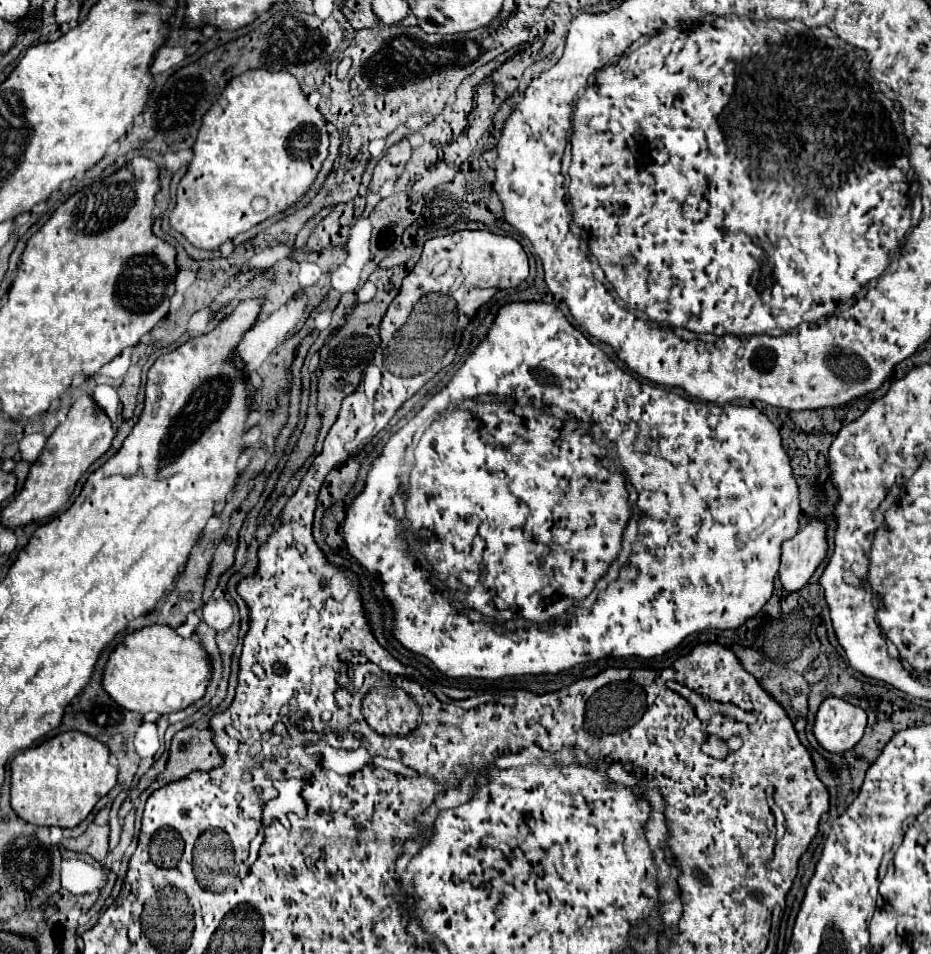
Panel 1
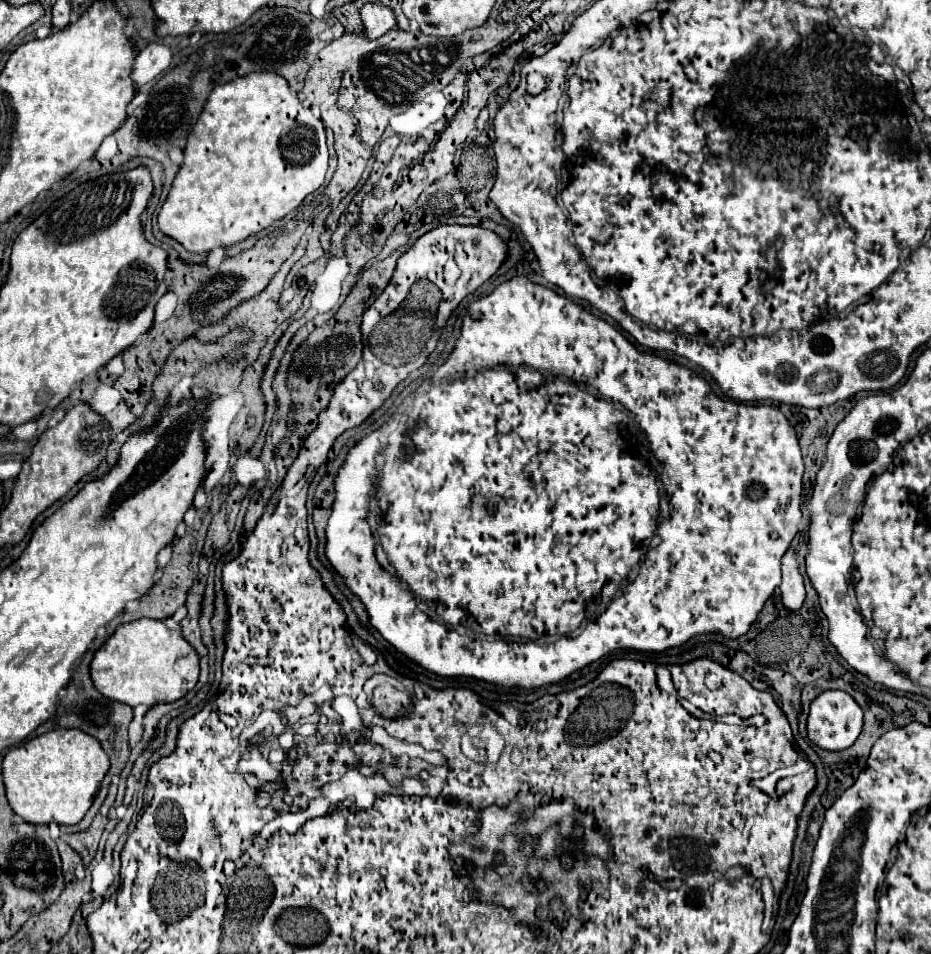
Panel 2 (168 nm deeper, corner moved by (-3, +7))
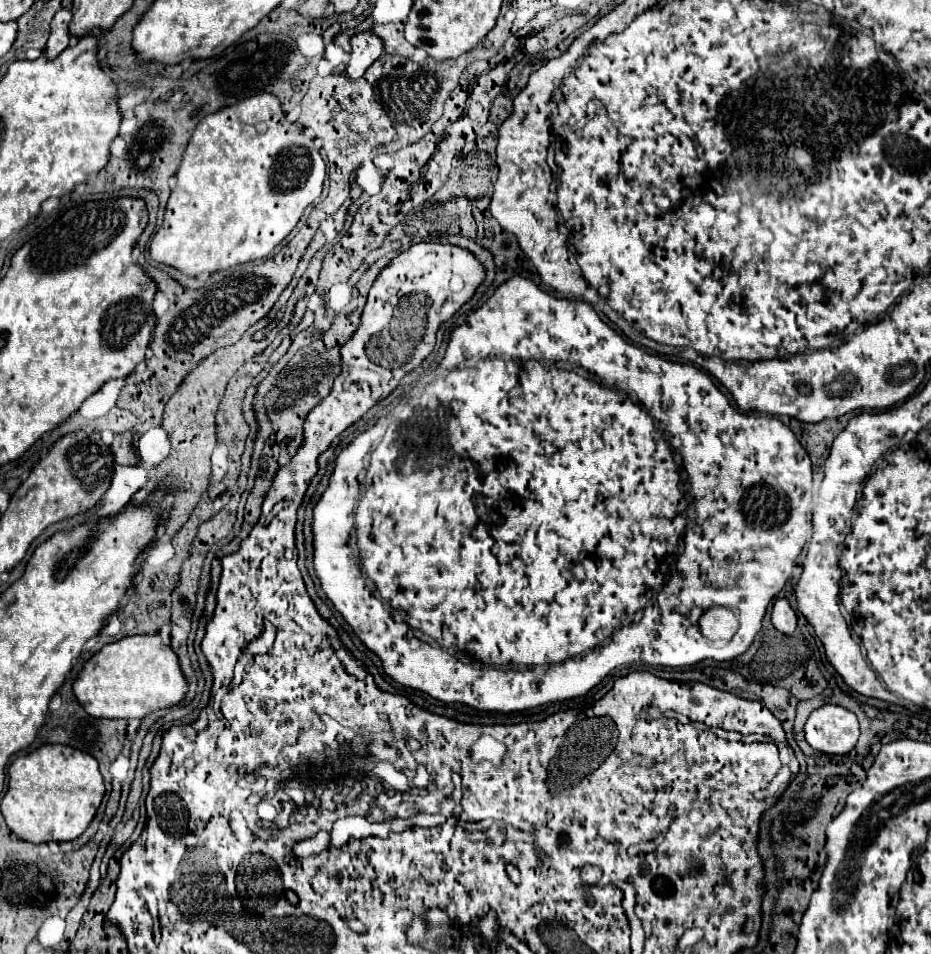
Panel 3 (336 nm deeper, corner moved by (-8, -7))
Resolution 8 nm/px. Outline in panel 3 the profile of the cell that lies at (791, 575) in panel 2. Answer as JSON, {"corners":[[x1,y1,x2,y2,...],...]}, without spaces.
{"corners":[[789,600,775,602,771,612,771,622,783,634,791,634,797,628,797,612,791,608]]}

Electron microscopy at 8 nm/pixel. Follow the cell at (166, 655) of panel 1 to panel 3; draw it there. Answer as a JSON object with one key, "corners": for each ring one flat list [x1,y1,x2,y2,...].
{"corners":[[159,634,153,636,127,636,113,644,103,646,79,672,79,678,73,682,73,692,83,708,95,718,145,718,151,712,171,708,187,696,187,680,181,672,179,658,171,646,165,646]]}

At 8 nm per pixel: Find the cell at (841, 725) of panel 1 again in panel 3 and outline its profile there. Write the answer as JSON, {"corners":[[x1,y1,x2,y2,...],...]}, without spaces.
{"corners":[[821,706,811,712,805,724,805,740,823,754,849,754,859,740,857,716,843,706]]}

